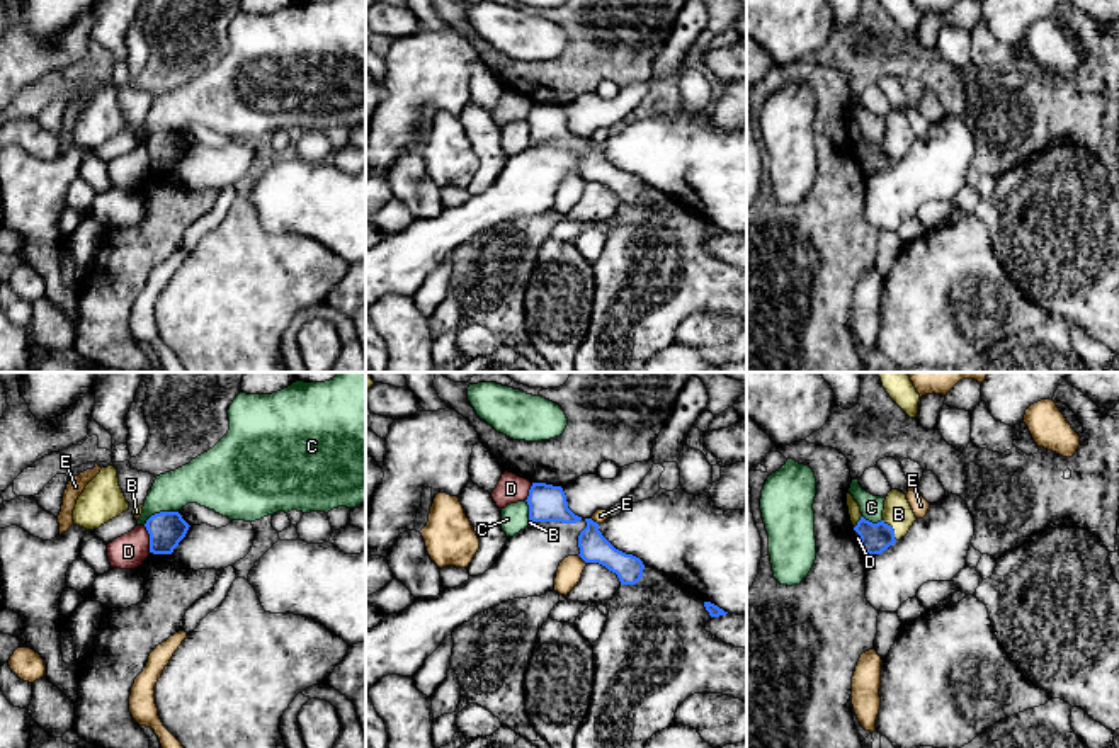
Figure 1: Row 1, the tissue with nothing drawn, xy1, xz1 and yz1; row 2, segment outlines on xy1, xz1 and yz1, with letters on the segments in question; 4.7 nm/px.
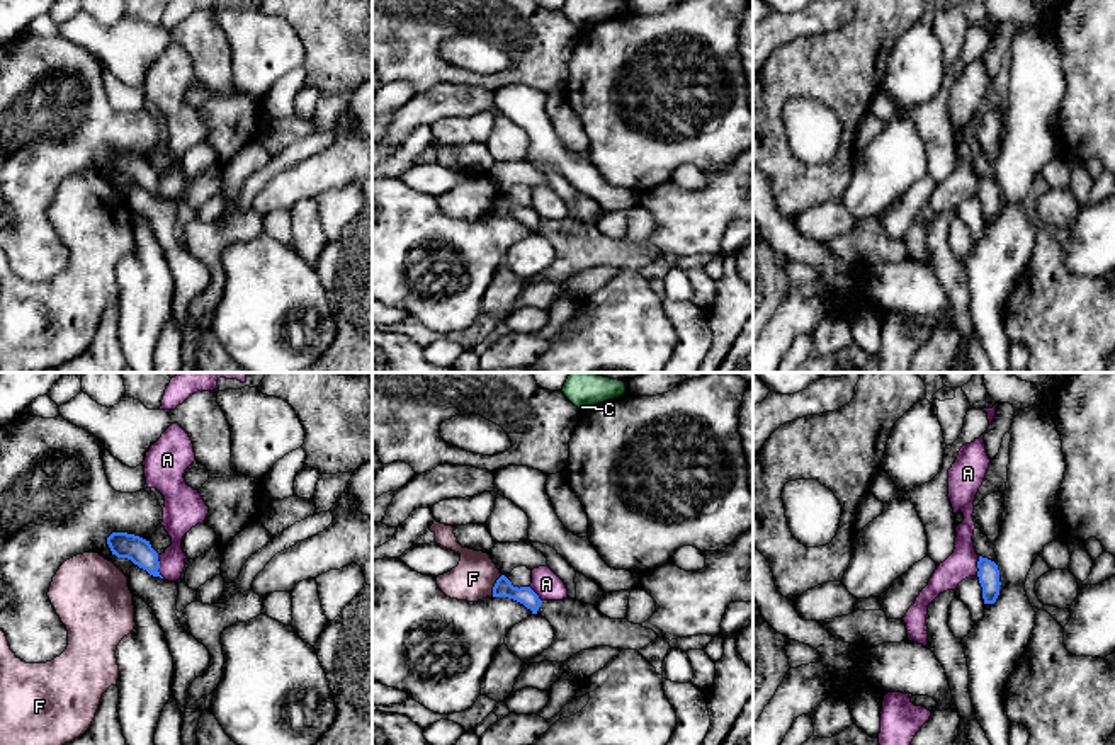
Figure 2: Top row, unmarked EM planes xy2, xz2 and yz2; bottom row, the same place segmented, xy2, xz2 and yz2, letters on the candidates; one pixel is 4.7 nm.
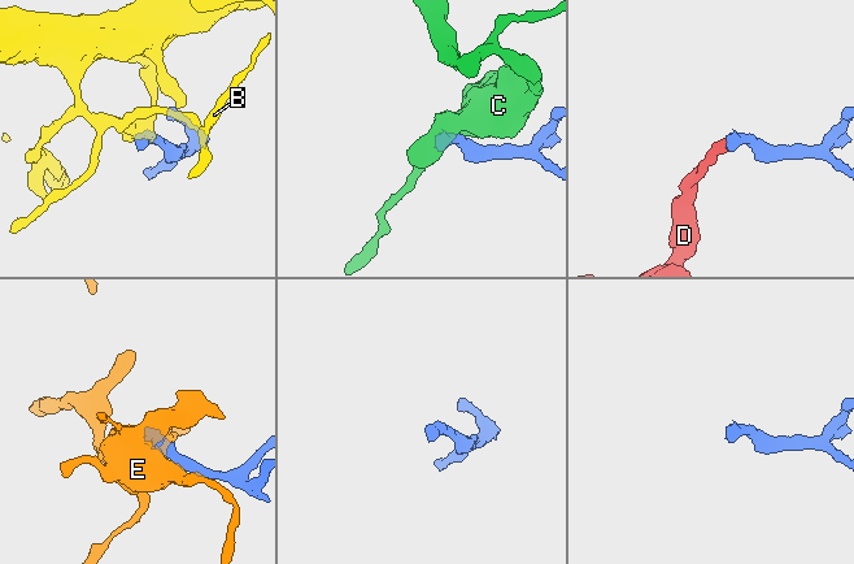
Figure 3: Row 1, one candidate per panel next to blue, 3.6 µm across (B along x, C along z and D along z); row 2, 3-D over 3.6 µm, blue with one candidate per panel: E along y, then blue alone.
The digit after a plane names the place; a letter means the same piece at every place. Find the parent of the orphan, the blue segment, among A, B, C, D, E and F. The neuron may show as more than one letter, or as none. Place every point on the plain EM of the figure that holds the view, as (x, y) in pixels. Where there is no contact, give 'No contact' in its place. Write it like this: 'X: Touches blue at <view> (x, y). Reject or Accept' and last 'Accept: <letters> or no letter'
A: Touches blue at xy2 (158, 186). Reject
B: Touches blue at yz1 (891, 148). Accept
C: Touches blue at xy1 (160, 131). Reject
D: Touches blue at xy1 (150, 158). Reject
E: Touches blue at xz1 (592, 140). Reject
F: Touches blue at xz2 (495, 204). Reject
Accept: B

